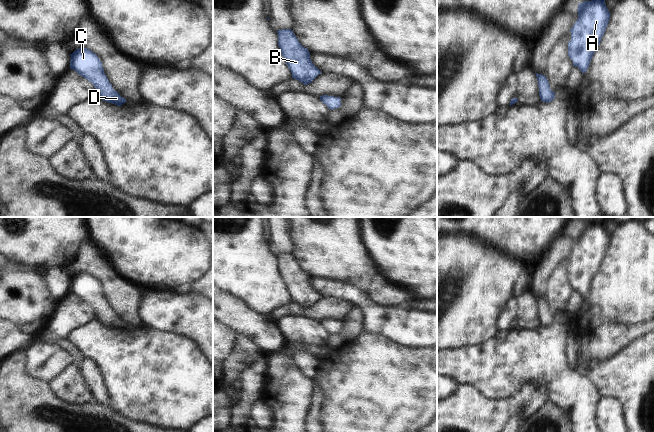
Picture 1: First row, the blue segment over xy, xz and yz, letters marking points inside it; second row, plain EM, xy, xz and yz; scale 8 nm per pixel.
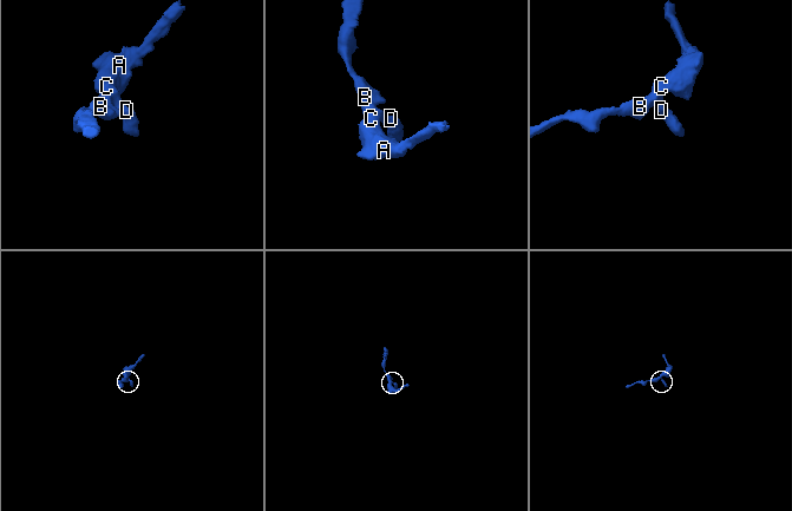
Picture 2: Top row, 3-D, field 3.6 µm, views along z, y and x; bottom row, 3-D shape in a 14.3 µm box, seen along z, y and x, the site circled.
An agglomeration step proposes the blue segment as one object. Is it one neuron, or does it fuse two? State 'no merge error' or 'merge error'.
no merge error

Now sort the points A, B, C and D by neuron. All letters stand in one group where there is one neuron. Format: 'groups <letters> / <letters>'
groups A B C D

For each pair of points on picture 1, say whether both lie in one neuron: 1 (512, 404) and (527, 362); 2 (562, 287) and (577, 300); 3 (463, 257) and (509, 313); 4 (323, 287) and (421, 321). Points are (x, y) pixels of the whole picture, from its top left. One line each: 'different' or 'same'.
1: different
2: different
3: different
4: same

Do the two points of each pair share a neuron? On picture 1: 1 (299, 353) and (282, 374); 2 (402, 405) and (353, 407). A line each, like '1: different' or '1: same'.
1: different
2: same

